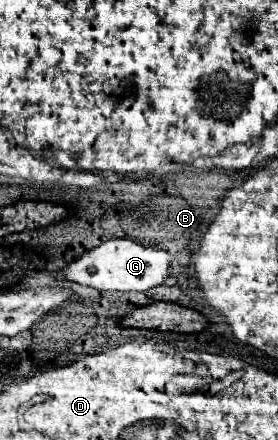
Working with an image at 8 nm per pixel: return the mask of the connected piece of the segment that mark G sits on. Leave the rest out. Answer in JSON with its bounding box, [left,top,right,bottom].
[65,238,171,290]

